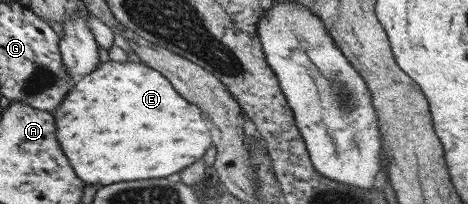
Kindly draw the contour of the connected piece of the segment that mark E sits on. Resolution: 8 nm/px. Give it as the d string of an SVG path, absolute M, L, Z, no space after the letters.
M109 60L84 75L67 93L53 113L56 140L84 186L102 187L116 182L166 178L204 158L212 144L208 120L200 108L186 102L162 74L148 65L132 60Z

